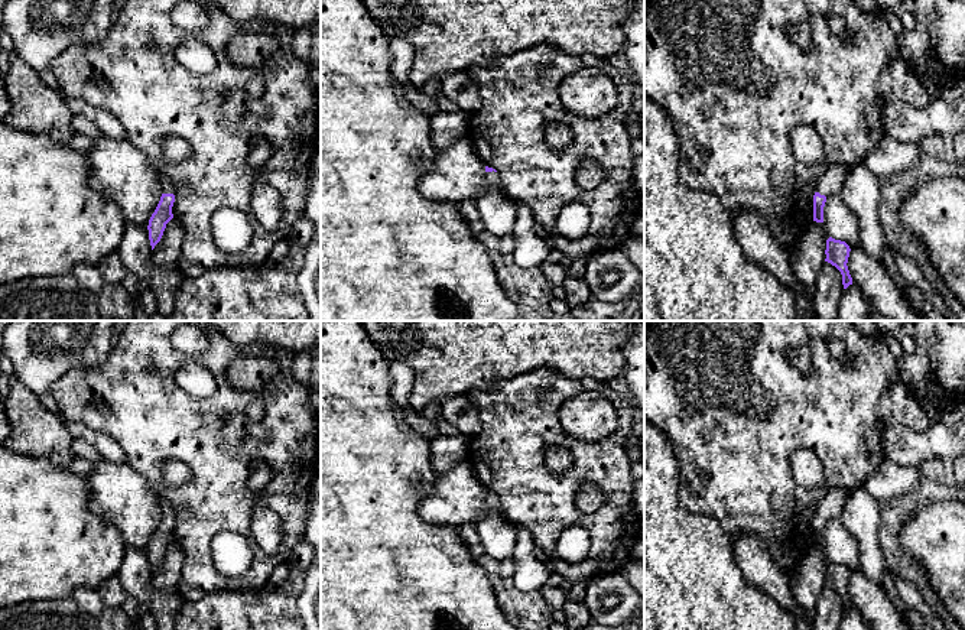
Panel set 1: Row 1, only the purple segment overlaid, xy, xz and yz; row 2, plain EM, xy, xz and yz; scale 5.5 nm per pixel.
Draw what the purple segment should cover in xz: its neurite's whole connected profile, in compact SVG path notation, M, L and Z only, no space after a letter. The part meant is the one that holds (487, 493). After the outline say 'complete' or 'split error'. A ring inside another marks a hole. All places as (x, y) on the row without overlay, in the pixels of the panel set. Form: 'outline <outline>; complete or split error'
outline M485 490L485 504L484 504L484 514L494 516L500 513L500 500L496 493Z; split error

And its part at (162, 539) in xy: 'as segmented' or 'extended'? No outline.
extended

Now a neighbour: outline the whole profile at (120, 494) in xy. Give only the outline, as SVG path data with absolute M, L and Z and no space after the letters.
M101 457L92 464L94 471L87 477L90 483L90 509L117 527L127 548L147 551L162 520L156 494L127 462L116 464Z

